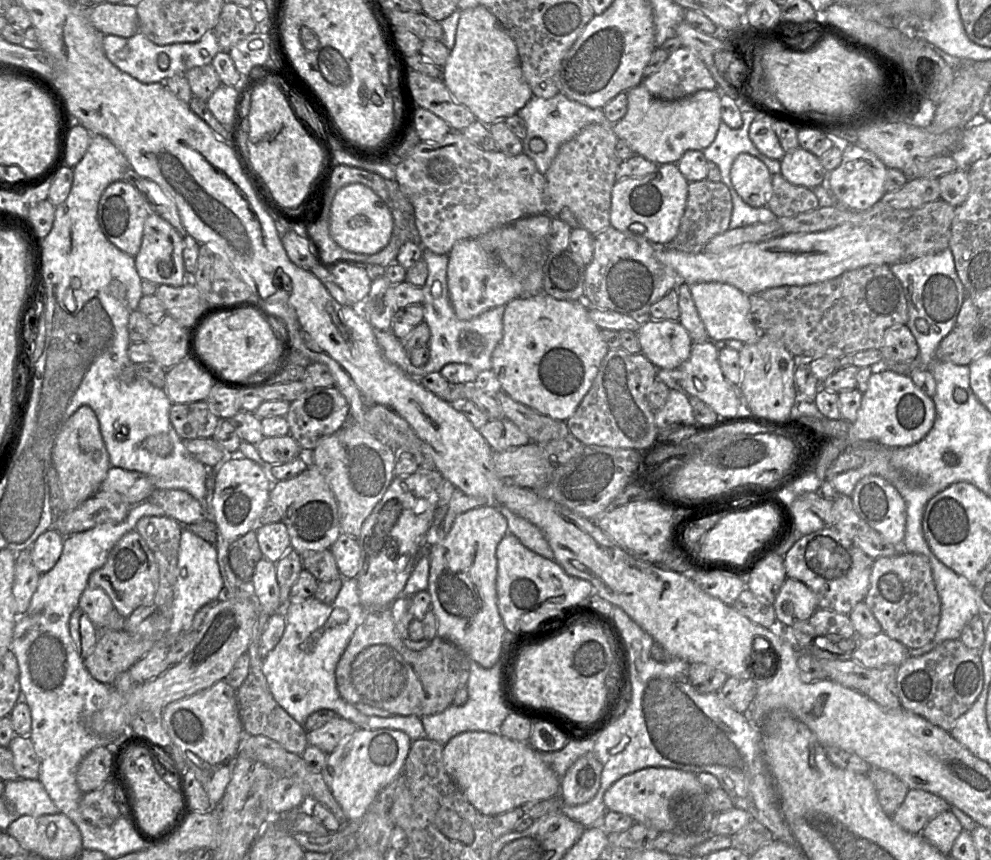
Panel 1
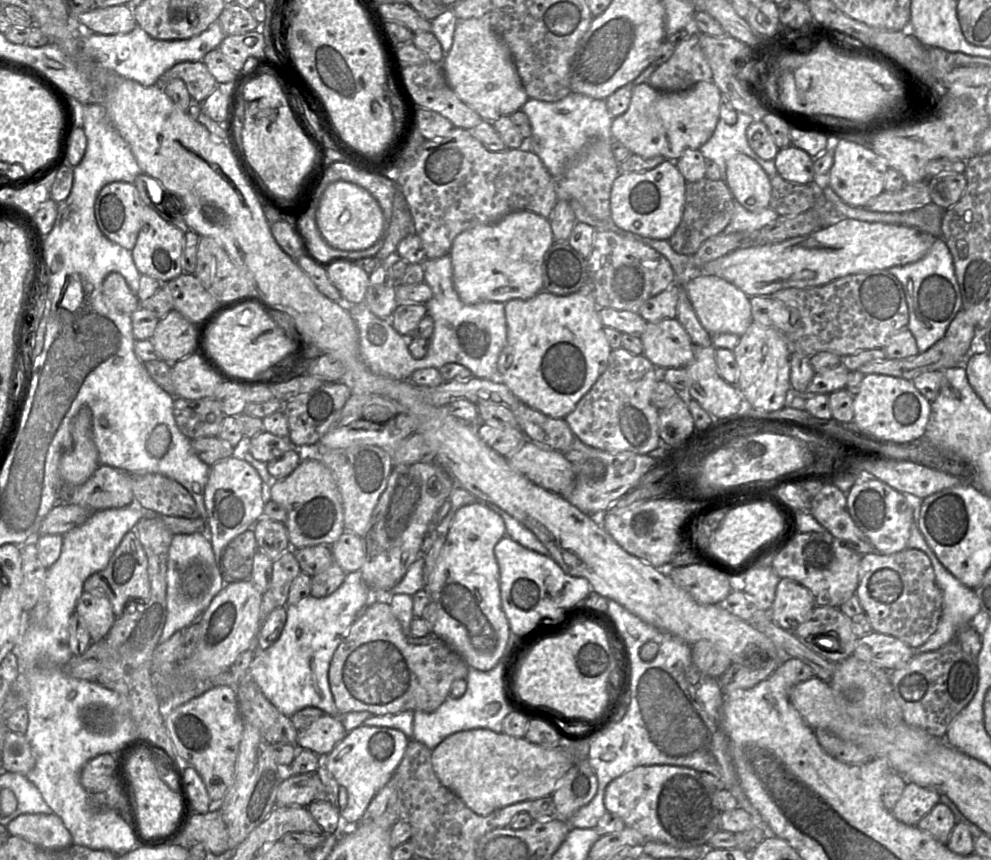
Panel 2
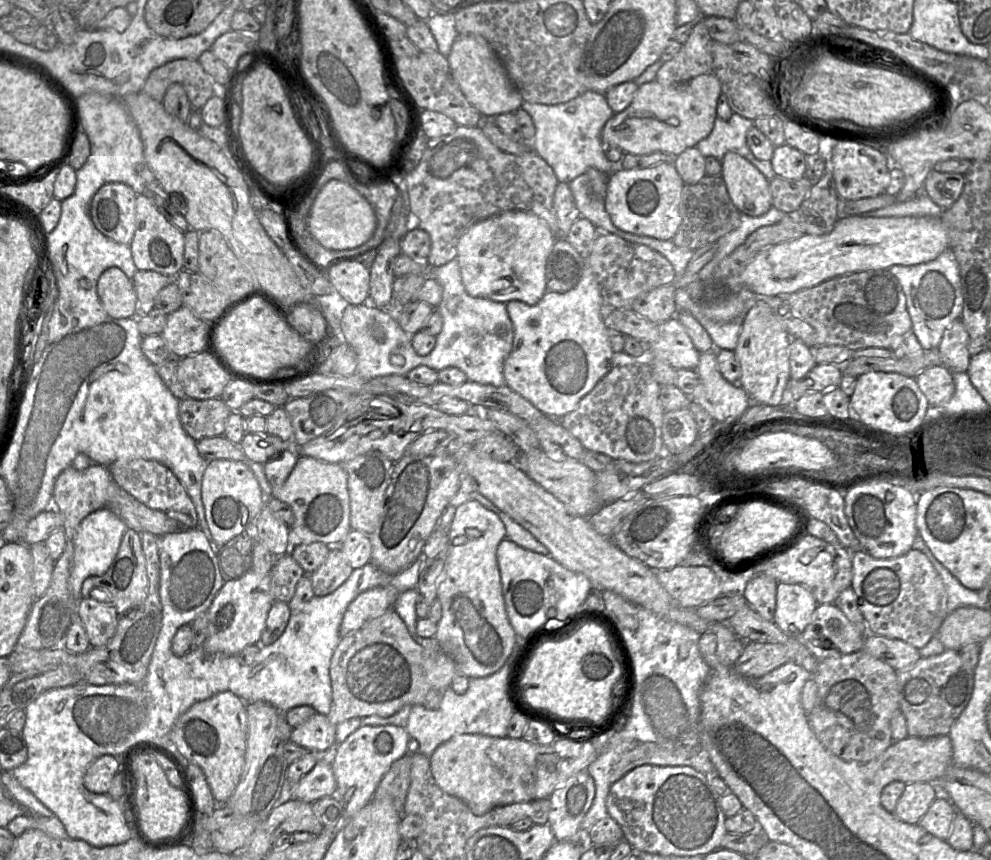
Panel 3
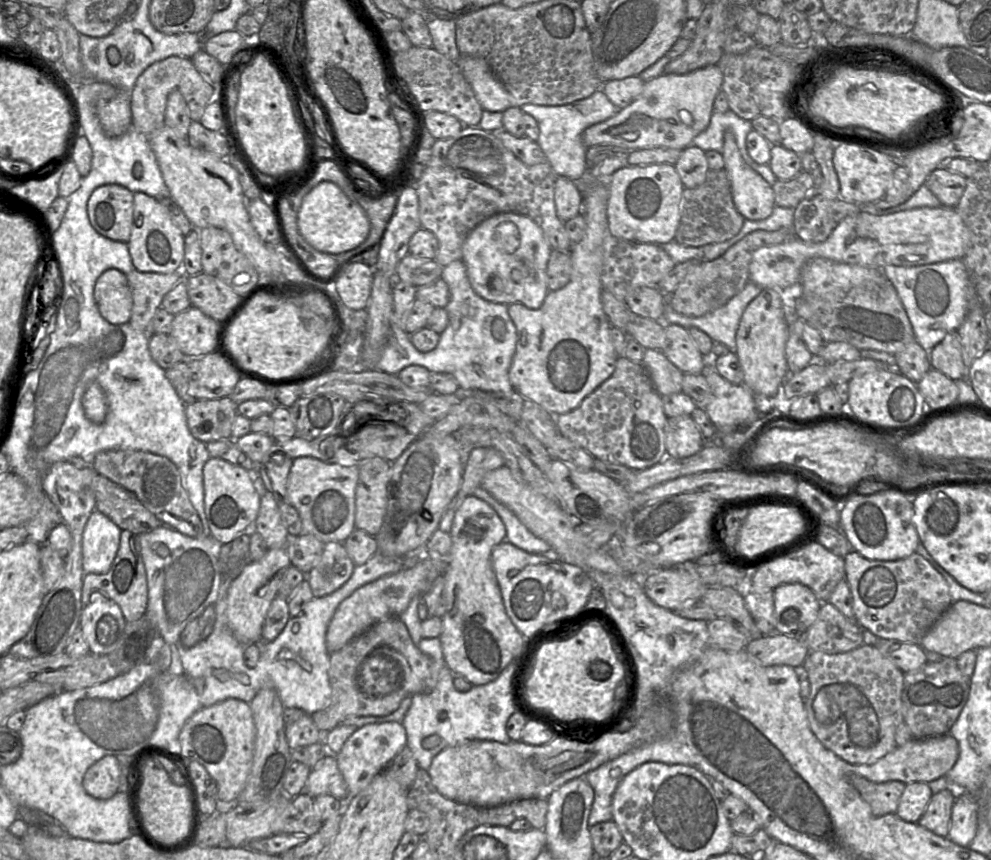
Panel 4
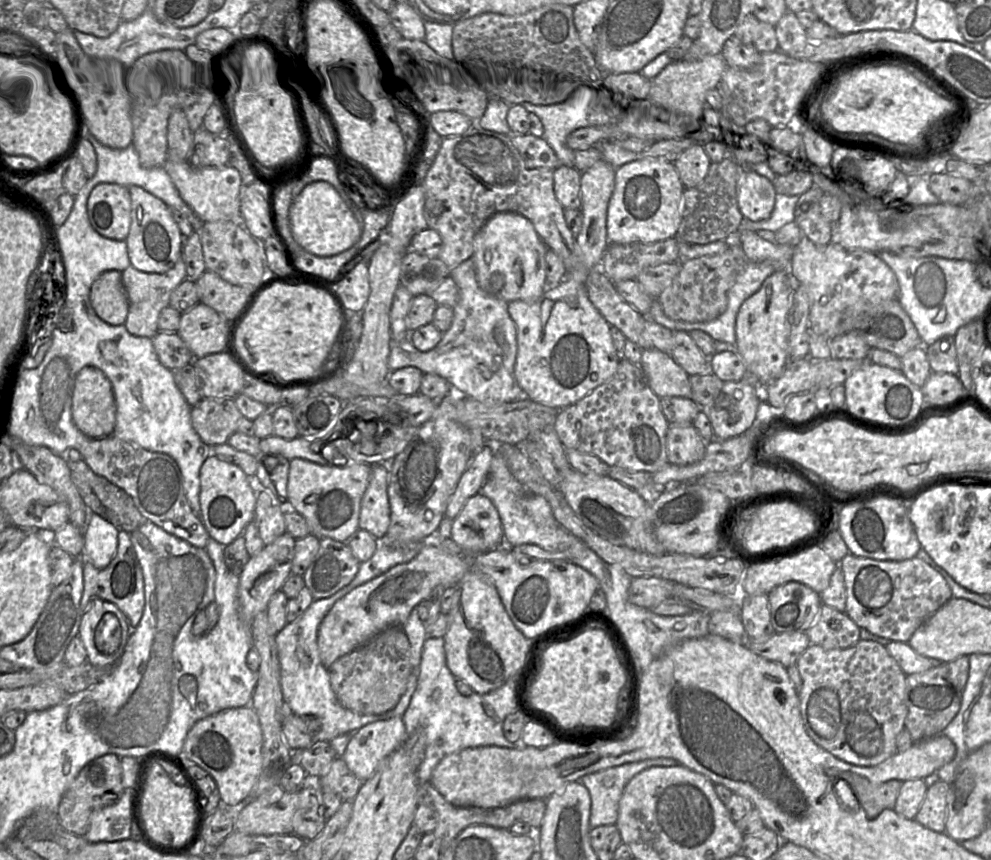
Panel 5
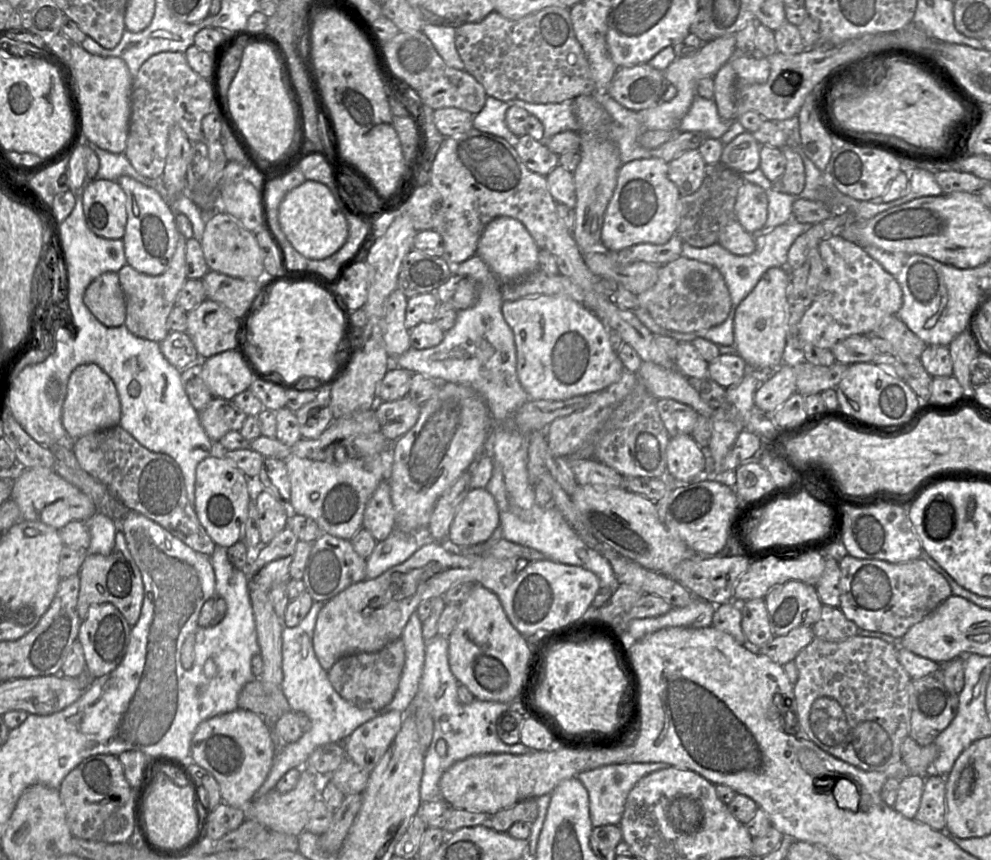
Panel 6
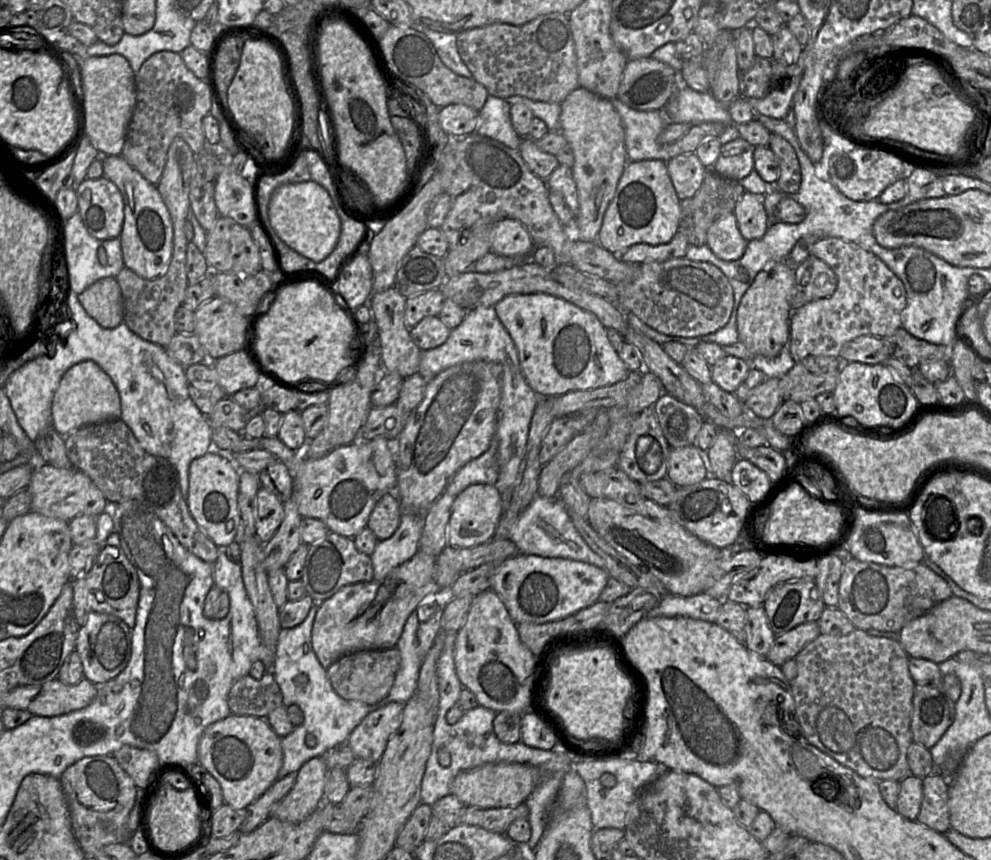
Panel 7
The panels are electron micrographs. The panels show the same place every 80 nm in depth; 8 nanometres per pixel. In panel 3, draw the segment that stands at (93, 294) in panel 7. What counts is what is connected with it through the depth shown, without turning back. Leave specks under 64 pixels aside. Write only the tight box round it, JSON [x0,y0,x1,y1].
[97,269,136,318]

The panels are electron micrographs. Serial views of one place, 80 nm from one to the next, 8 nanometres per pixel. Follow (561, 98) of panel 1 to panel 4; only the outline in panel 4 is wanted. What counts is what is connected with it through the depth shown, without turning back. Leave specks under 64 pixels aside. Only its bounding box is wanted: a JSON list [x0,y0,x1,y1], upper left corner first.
[519,89,628,182]

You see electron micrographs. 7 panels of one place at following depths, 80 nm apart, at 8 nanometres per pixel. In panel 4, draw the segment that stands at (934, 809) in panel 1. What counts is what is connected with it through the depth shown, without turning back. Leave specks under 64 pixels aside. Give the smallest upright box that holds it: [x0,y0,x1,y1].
[896,782,933,823]

